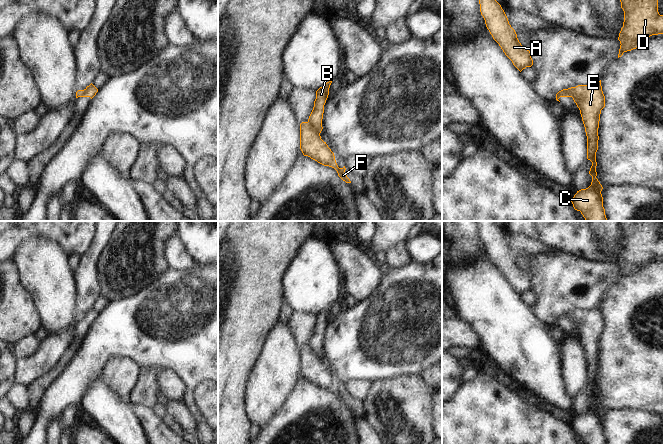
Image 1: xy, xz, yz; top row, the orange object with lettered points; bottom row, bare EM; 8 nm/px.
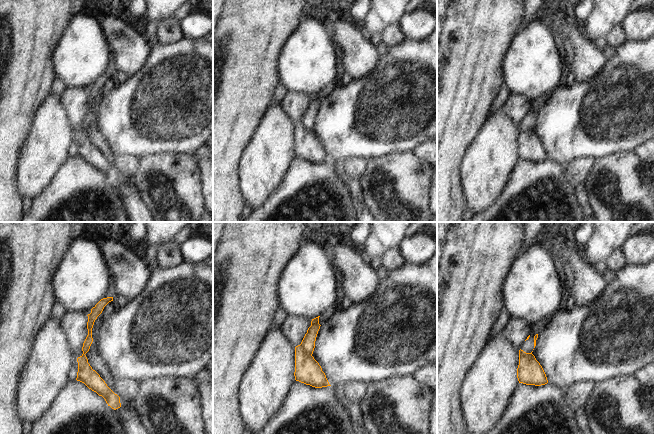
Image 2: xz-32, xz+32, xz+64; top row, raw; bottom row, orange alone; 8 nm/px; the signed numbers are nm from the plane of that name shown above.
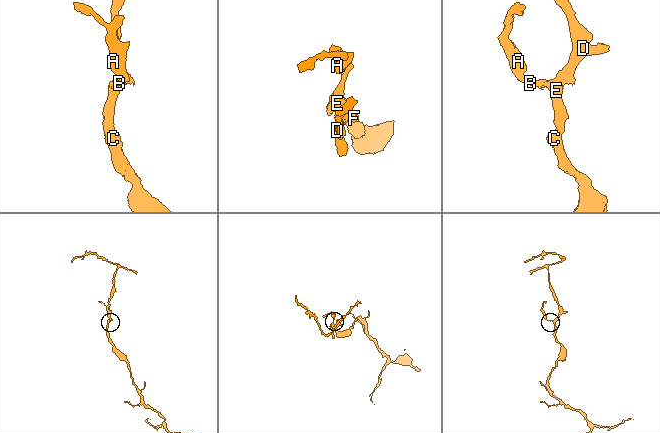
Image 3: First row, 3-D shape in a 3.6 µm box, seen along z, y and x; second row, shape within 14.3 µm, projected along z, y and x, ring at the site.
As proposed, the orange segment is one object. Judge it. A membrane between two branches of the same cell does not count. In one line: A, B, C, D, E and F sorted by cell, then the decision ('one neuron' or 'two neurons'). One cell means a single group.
A B / C D E F | two neurons

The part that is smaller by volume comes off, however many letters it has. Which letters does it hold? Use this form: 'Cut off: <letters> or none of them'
Cut off: A, B

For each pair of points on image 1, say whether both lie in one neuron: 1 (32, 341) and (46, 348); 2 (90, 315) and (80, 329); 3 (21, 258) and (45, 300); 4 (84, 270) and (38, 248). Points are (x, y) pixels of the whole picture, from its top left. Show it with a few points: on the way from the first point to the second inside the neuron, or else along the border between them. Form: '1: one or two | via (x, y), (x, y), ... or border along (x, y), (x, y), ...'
1: two | border along (41, 341), (39, 346), (30, 355), (19, 358)
2: one | via (88, 318), (82, 326)
3: one | via (31, 268), (45, 282), (45, 290)
4: two | border along (72, 271), (76, 294)

